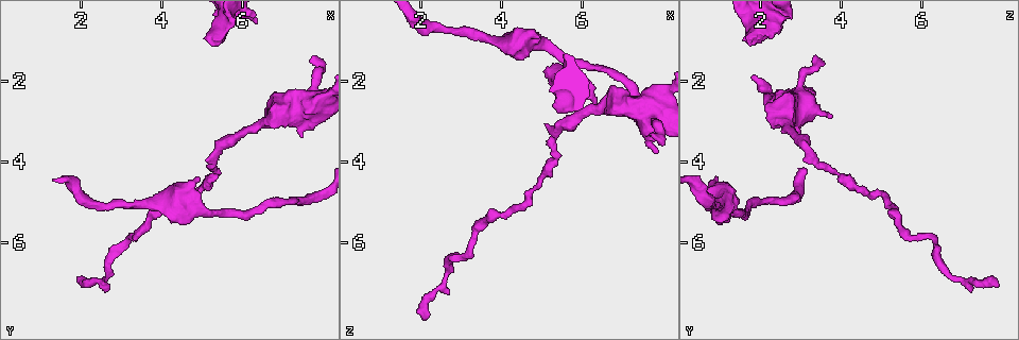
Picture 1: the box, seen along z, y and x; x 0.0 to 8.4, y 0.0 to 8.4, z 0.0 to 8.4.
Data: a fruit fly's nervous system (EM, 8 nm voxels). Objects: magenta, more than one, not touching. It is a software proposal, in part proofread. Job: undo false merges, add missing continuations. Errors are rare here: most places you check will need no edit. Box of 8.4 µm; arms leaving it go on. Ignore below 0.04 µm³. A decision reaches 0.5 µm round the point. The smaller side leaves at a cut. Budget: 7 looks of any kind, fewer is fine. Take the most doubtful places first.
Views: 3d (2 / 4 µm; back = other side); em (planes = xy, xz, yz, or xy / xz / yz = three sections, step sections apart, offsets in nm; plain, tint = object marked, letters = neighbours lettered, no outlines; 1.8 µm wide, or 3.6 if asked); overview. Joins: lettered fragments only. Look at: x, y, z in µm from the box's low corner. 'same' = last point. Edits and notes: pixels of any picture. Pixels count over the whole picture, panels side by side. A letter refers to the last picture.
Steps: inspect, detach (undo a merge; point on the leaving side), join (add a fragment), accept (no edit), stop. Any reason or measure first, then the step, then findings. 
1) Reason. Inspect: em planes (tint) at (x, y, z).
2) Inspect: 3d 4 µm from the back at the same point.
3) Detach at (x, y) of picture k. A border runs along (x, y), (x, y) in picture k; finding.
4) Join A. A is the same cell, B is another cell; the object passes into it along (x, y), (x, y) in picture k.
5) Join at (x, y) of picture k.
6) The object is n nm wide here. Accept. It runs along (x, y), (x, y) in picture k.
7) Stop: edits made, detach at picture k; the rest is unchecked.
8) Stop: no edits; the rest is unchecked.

Stops while still wide. Inspect: 3d 4 µm at (5.10, 1.05, 1.75).

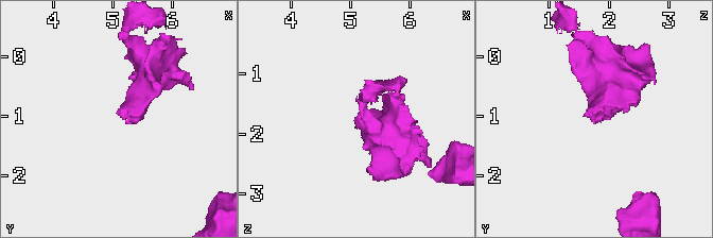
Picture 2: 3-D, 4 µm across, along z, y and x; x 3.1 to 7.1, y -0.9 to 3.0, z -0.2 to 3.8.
Inspect: em xz step 8 (plain) at (5.15, 1.05, 1.65).

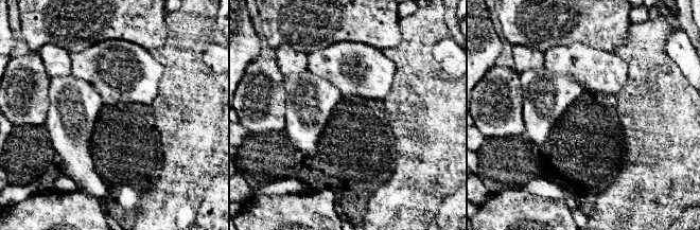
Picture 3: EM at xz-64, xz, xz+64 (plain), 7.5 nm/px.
Inspect: em xz step 8 (letters) at the same point.

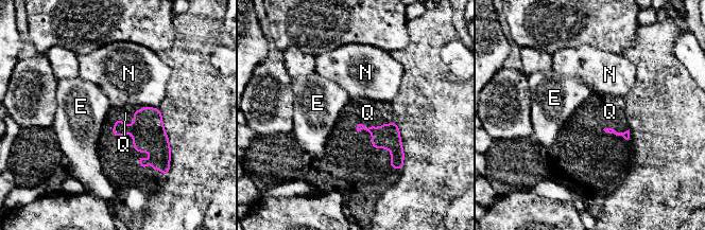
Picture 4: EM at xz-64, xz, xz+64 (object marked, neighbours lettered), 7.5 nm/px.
Join Q. Q is the same cell, E and N are other cells; the object passes into it along (149, 135), (129, 125), (125, 112) in picture 4; it goes on there.

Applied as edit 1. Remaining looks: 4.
An open end. Inspect: em planes (letters) at (2.10, 7.10, 7.90).

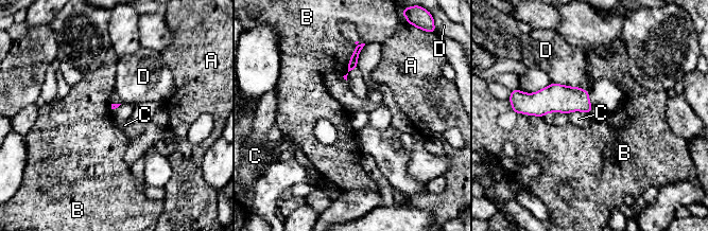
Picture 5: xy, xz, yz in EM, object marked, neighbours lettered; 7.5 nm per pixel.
Accept. A, B, C and D are other cells; a border runs along (569, 112), (584, 111), (588, 114) in picture 5; no lettered fragment goes on from it.

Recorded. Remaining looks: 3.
Stop: edits made, join at picture 4; the rest is unchecked.

